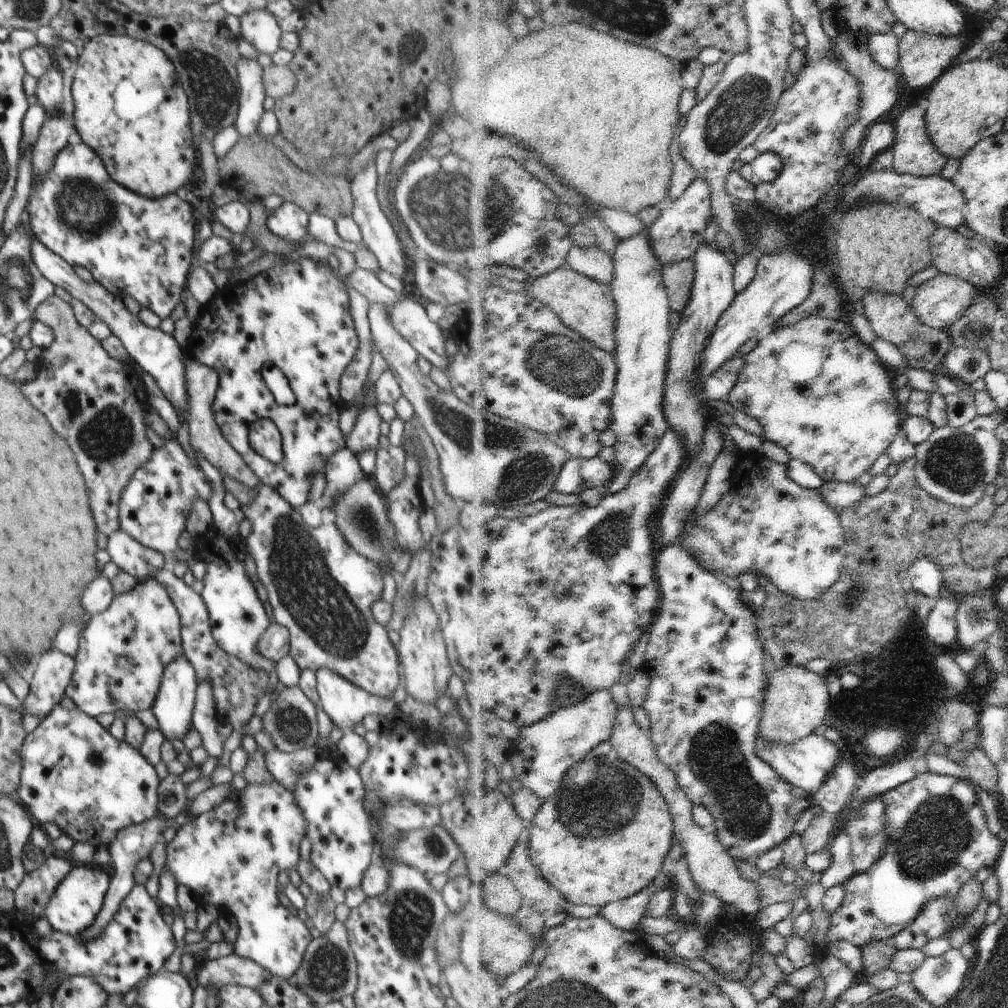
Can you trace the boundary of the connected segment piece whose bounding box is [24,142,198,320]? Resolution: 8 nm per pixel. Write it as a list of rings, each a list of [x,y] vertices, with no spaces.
[[[83,142],[78,144],[67,144],[64,150],[60,150],[60,154],[54,158],[54,166],[52,170],[40,180],[36,182],[34,186],[31,186],[30,196],[28,198],[28,205],[25,208],[24,214],[30,218],[30,226],[34,230],[37,239],[47,246],[54,254],[63,258],[70,266],[82,266],[86,268],[93,280],[96,280],[98,284],[104,284],[104,288],[108,292],[112,292],[114,296],[130,296],[140,303],[141,308],[148,308],[158,318],[164,320],[170,316],[170,312],[176,308],[176,305],[180,302],[180,294],[184,290],[183,286],[187,283],[189,272],[193,265],[196,263],[196,247],[198,241],[197,228],[198,220],[194,217],[194,211],[191,201],[184,201],[176,194],[166,194],[162,198],[144,198],[128,188],[122,188],[120,184],[116,184],[113,178],[108,176],[104,163],[100,160],[100,157]]]

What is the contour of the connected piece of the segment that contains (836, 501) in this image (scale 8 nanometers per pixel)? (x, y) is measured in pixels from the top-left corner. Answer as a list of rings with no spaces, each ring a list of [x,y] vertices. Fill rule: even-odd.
[[[826,481],[826,484],[821,488],[824,498],[828,500],[842,515],[844,510],[858,506],[866,496],[868,496],[868,488],[858,481],[840,482]]]

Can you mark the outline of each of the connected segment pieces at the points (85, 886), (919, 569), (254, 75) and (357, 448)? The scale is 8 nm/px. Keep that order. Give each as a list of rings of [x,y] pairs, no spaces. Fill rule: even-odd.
[[[96,864],[94,866],[76,866],[56,888],[56,892],[50,898],[43,916],[46,916],[46,920],[54,931],[72,936],[79,935],[89,926],[92,926],[92,923],[96,920],[104,904],[110,881],[111,877]]]
[[[919,558],[908,575],[913,583],[913,590],[926,598],[937,600],[944,586],[944,576],[940,570],[939,564],[932,562],[930,558]]]
[[[240,58],[236,62],[236,70],[240,83],[240,100],[238,100],[238,116],[234,126],[240,134],[240,140],[257,133],[260,116],[264,114],[262,104],[265,98],[263,86],[263,67],[258,60]]]
[[[366,404],[364,406],[364,410],[356,418],[354,428],[345,439],[346,446],[356,456],[366,450],[378,448],[381,417],[378,415],[376,405]]]

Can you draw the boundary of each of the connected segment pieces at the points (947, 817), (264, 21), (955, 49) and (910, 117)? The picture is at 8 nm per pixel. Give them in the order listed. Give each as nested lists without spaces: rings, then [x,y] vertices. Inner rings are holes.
[[[926,770],[924,773],[918,774],[914,780],[910,780],[902,784],[902,786],[886,793],[885,800],[887,804],[887,833],[890,838],[887,849],[884,850],[884,856],[880,858],[868,872],[857,872],[854,875],[854,878],[848,882],[847,897],[842,908],[840,908],[835,915],[832,914],[832,916],[828,918],[831,921],[831,924],[828,934],[826,934],[826,938],[822,941],[821,945],[814,944],[813,946],[814,958],[817,960],[830,953],[830,946],[835,945],[836,942],[840,941],[853,942],[858,948],[863,949],[876,942],[893,941],[896,934],[902,932],[902,930],[908,928],[908,926],[912,926],[912,924],[916,922],[917,916],[928,902],[934,900],[934,898],[944,898],[944,894],[946,894],[948,898],[952,898],[952,902],[955,902],[955,898],[959,896],[960,890],[963,889],[963,886],[966,885],[968,881],[971,881],[972,878],[976,876],[980,868],[993,868],[996,862],[998,862],[998,857],[1000,856],[1000,852],[1002,852],[1003,844],[1002,841],[1000,841],[999,838],[996,838],[988,828],[986,813],[982,810],[978,792],[972,781],[962,778],[952,778],[952,776],[948,775],[932,774],[930,771]]]
[[[264,8],[240,16],[240,35],[257,48],[259,54],[272,56],[280,44],[279,22]]]
[[[910,29],[901,40],[900,73],[912,88],[928,88],[935,84],[948,66],[954,62],[954,58],[962,52],[964,44],[961,36],[954,38],[942,38],[942,36],[929,35],[928,33]]]
[[[919,106],[910,108],[896,122],[897,140],[892,148],[894,167],[900,174],[912,173],[917,177],[931,177],[940,175],[947,160],[935,143],[932,142],[930,132],[927,130],[926,111]]]

